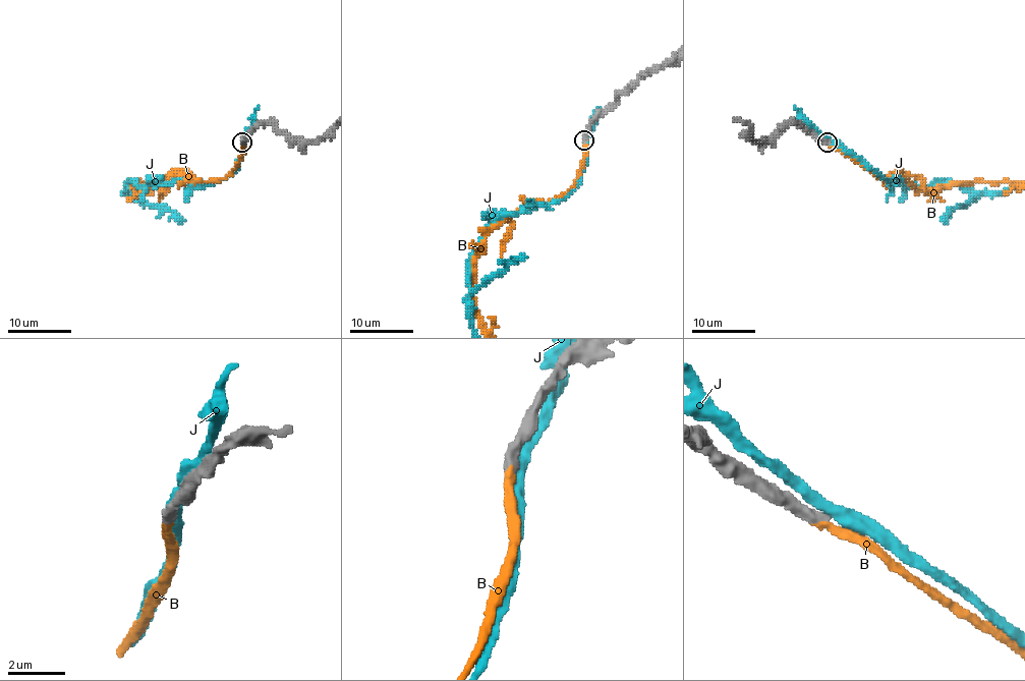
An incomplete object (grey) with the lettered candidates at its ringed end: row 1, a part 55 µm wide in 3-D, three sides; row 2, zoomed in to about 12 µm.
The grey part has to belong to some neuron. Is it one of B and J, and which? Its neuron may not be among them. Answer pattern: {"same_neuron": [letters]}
{"same_neuron": ["B"]}

